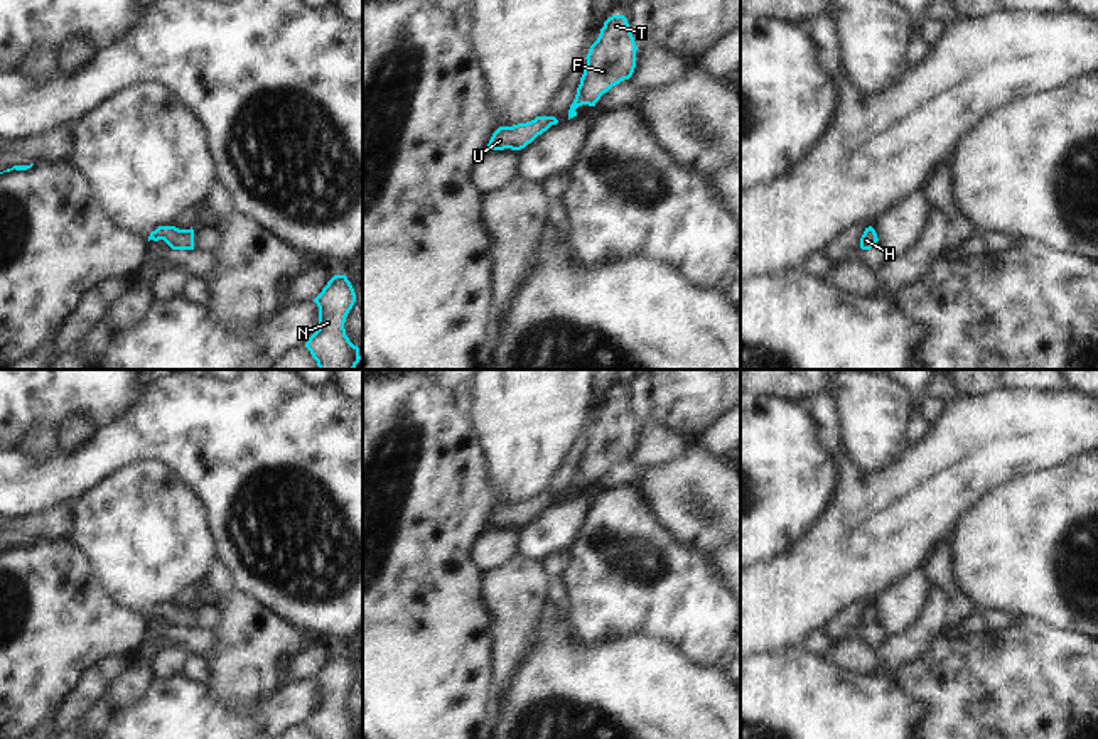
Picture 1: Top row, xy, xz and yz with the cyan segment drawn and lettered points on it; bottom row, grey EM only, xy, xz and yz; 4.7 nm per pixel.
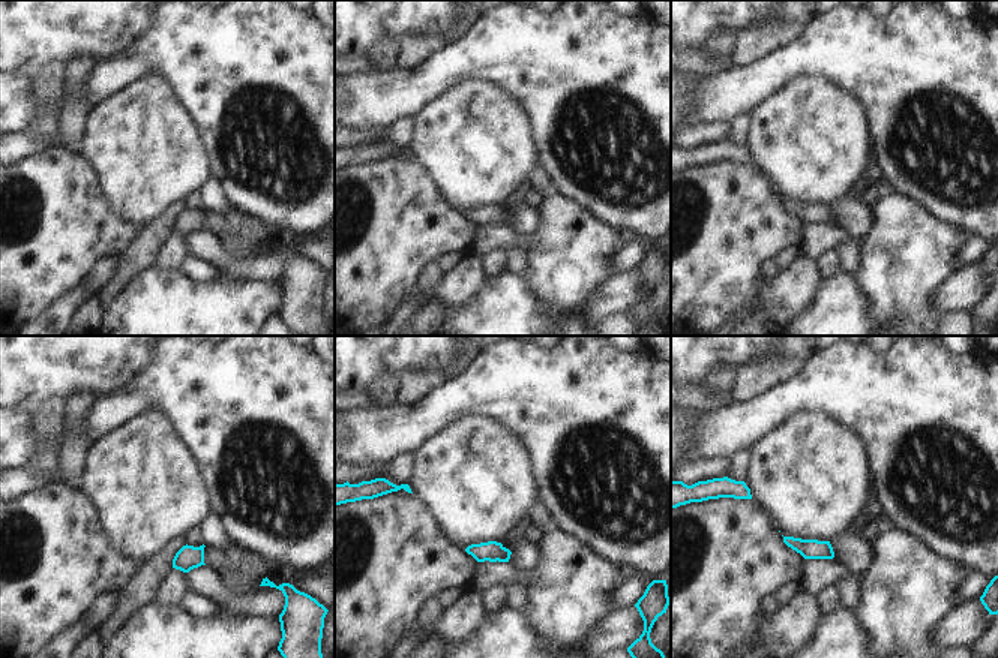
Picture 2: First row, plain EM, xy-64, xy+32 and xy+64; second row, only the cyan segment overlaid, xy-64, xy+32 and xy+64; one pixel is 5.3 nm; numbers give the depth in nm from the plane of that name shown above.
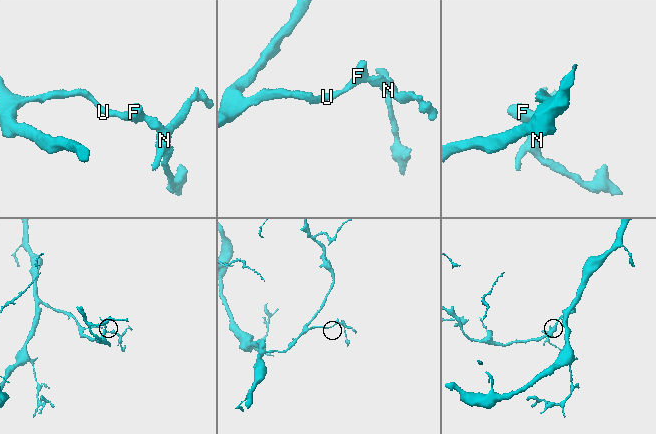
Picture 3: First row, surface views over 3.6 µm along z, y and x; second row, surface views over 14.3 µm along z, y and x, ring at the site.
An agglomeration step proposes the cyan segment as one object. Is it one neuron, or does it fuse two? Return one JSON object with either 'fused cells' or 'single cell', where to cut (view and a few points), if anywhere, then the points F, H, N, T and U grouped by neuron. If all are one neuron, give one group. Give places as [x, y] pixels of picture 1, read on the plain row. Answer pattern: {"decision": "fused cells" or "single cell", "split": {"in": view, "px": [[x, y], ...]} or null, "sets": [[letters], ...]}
{"decision": "single cell", "split": null, "sets": [["F", "H", "N", "T", "U"]]}

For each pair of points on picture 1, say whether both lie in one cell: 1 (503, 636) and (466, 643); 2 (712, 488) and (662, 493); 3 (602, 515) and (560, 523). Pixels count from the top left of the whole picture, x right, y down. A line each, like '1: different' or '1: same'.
1: different
2: same
3: different

